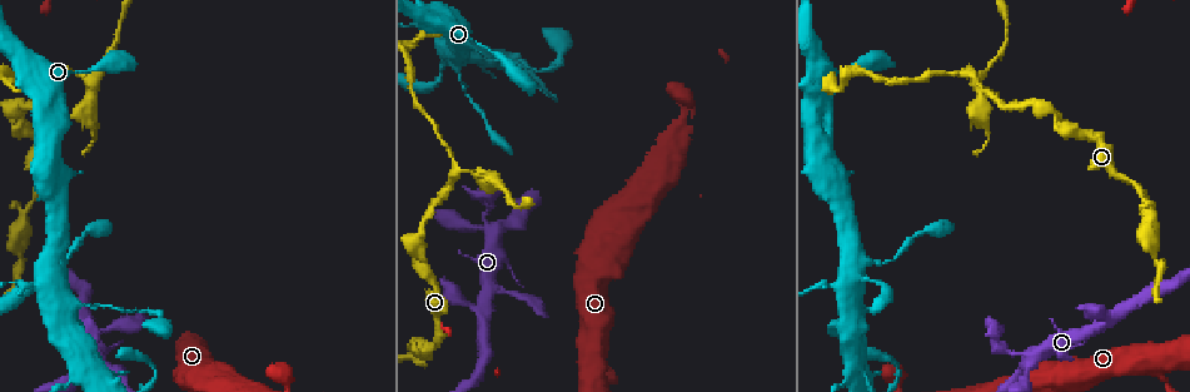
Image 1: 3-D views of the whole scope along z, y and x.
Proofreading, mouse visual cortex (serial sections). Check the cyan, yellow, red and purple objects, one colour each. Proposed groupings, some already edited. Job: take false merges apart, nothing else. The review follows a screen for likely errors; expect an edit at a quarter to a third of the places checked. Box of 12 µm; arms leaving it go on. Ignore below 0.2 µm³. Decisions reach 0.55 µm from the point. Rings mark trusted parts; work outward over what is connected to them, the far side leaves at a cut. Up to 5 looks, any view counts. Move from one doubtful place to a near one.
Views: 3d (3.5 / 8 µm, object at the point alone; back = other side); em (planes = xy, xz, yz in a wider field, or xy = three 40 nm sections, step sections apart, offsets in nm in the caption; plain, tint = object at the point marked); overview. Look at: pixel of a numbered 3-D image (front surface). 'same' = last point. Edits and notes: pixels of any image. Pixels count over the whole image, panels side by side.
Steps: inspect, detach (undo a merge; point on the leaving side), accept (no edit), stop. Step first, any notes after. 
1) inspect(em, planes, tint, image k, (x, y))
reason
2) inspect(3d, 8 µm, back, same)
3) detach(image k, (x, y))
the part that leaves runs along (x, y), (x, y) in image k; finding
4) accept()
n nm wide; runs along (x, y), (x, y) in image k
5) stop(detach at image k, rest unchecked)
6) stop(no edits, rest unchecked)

inspect(3d, 3.5 µm, image 1, (485, 214))
thin neck

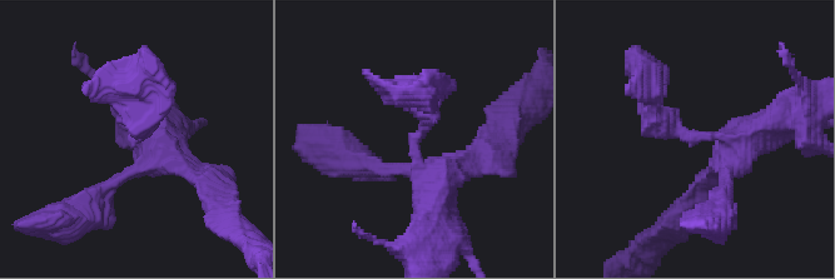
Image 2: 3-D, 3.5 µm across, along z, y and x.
inspect(em, xy, step 5, tint, image 2, (687, 135))

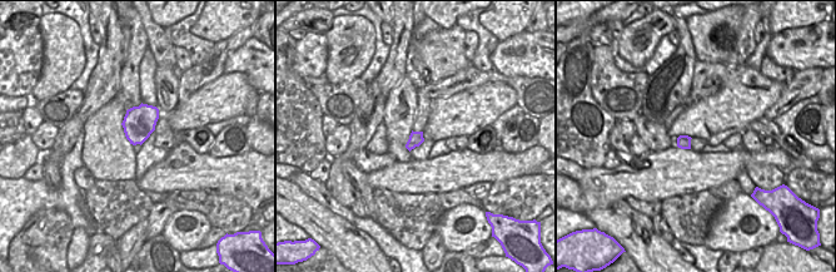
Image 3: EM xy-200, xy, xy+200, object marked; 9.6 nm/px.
detach(image 2, (646, 119))
two cells meet here

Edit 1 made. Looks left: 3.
inspect(3d, 8 µm, image 1, (41, 282))
four-way junction

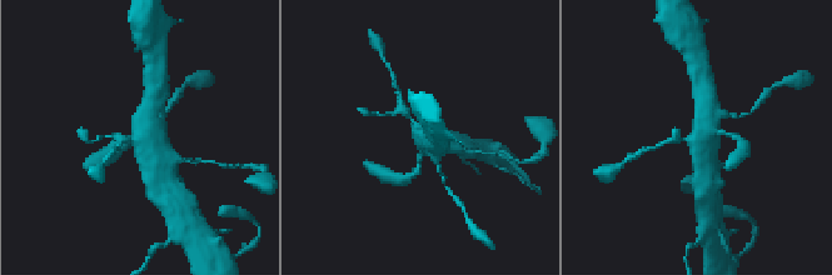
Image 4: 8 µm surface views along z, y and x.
inspect(em, xy, step 3, tint, image 4, (698, 136))
shape alone is not enough

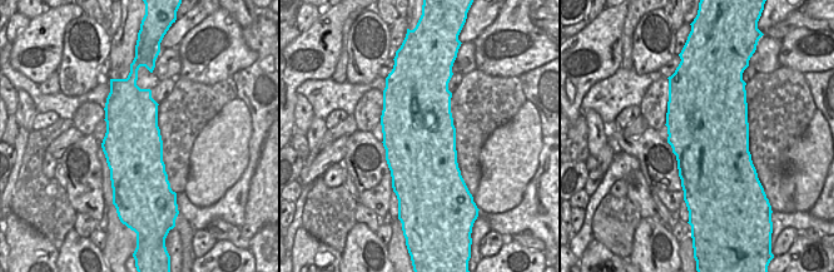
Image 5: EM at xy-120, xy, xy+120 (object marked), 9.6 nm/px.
accept()
runs along (707, 105), (707, 131), (671, 140) in image 4; all the same cell

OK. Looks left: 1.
stop(detach at image 2, rest unchecked)

